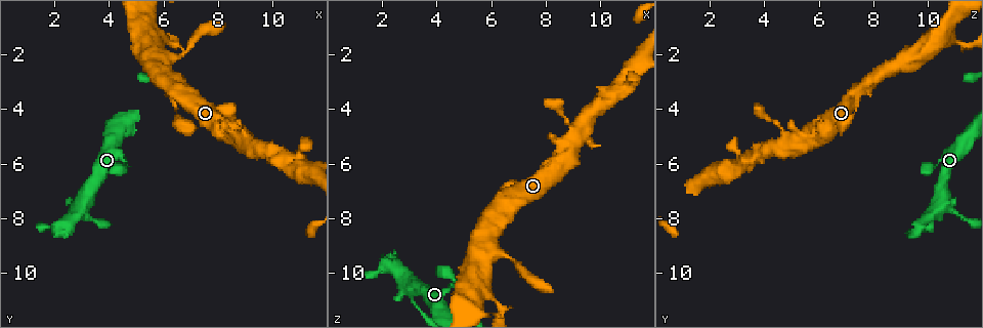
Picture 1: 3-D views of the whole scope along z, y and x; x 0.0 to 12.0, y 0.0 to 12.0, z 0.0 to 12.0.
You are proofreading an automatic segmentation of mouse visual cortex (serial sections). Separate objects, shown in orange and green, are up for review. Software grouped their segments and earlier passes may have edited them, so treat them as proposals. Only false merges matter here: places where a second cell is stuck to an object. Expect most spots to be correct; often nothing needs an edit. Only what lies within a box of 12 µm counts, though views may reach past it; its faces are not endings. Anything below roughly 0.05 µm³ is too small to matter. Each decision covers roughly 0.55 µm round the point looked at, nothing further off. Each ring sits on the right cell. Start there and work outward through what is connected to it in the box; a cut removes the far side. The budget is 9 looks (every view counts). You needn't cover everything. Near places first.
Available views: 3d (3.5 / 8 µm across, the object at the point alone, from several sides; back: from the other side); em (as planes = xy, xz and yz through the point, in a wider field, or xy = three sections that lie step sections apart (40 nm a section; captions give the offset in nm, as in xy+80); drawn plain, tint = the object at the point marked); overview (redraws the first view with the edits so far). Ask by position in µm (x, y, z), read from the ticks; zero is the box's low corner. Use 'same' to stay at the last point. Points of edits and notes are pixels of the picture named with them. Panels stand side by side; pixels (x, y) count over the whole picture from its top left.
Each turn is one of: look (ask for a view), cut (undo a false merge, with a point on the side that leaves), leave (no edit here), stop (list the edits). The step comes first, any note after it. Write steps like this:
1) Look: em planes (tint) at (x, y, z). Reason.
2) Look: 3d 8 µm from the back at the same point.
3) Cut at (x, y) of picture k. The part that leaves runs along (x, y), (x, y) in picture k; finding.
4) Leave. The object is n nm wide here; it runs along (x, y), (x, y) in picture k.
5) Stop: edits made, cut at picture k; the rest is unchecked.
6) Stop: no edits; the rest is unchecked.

Look: 3d 3.5 µm at (5.6, 1.4, 10.6).

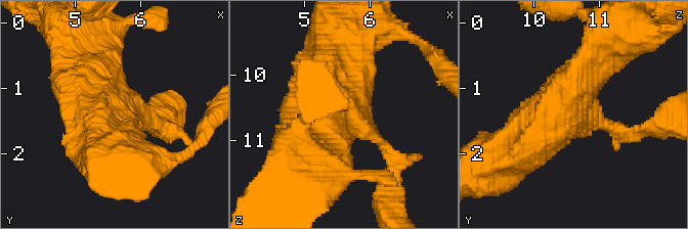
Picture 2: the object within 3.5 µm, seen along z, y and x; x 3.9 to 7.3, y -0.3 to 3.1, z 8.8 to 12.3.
Look: em xy step 3 (tint) at (5.65, 1.45, 10.60). Shape alone is not enough.

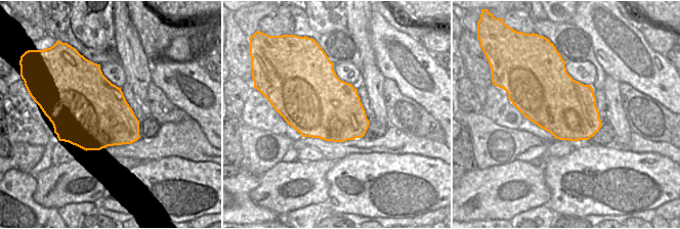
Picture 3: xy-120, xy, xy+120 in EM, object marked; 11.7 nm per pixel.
Look: em planes (tint) at the same point.

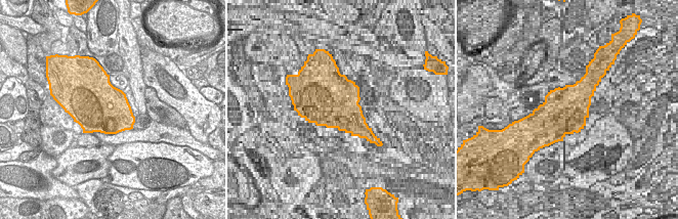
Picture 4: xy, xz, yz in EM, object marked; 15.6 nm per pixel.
Leave. The object is 800 nm wide here; it runs along (509, 152), (548, 125), (600, 61) in picture 2; continuous, no second cell.

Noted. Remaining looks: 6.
Look: 3d 3.5 µm at (6.4, 4.0, 7.4). A narrow waist.

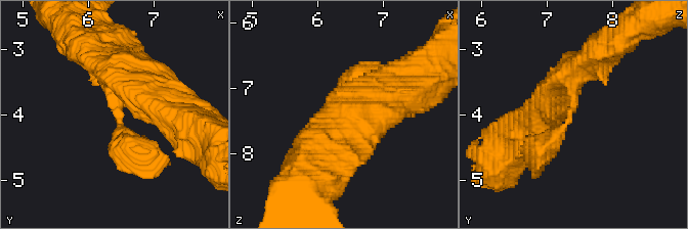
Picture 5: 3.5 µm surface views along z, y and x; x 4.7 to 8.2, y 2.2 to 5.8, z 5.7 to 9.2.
Look: em xy step 5 (tint) at (6.45, 4.10, 7.30). The arms are 400, 450 nm wide; need the tissue.

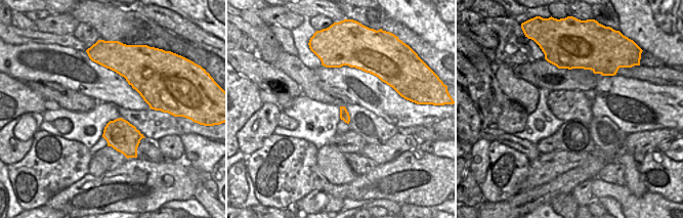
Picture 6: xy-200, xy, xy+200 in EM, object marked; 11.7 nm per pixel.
Look: em xy step 2 (tint) at the same point.

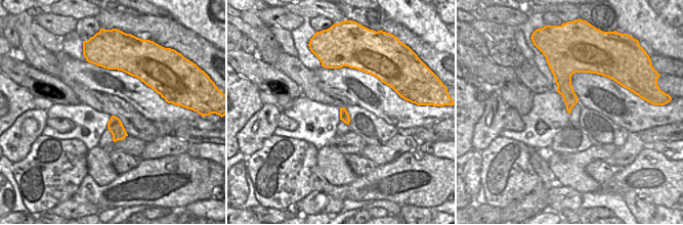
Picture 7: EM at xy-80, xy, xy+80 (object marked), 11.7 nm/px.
Leave. The object is 120 nm wide here; it runs along (571, 77), (569, 121), (534, 158) in picture 5; one cell here.

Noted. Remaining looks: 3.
Look: 3d 8 µm at (9.0, 5.0, 4.8). A narrow waist.

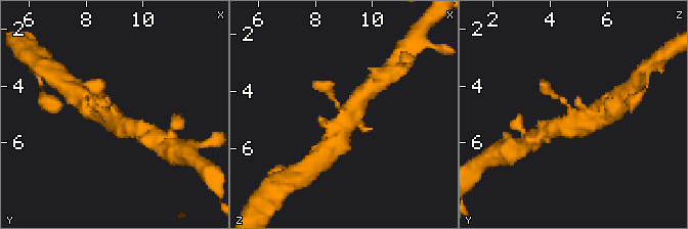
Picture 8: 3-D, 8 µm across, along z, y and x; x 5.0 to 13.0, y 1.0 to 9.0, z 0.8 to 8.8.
Look: em xy step 2 (tint) at (8.9, 4.9, 4.8).

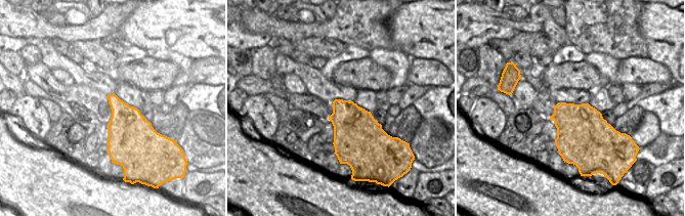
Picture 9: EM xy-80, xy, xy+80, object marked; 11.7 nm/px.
Leave. Continuous, no second cell.

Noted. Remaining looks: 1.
Stop: no edits; the rest is unchecked.

